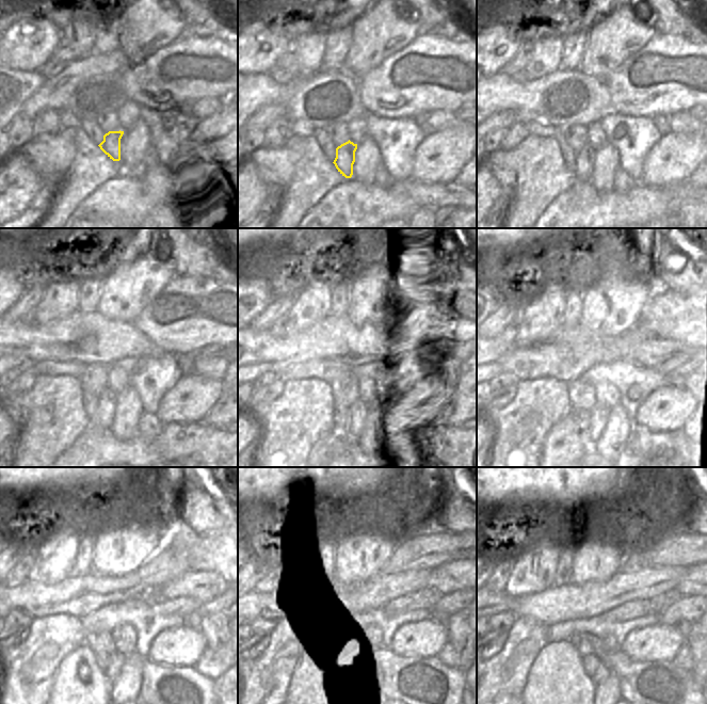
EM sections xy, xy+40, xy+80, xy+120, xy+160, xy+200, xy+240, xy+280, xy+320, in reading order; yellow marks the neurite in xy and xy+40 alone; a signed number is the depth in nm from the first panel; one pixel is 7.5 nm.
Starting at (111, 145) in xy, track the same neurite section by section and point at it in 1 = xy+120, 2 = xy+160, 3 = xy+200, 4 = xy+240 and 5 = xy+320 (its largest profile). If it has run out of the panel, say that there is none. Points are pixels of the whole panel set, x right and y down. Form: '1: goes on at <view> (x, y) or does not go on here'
1: goes on at xy+120 (107, 400)
2: goes on at xy+160 (357, 411)
3: goes on at xy+200 (598, 415)
4: goes on at xy+240 (113, 671)
5: goes on at xy+320 (603, 672)

